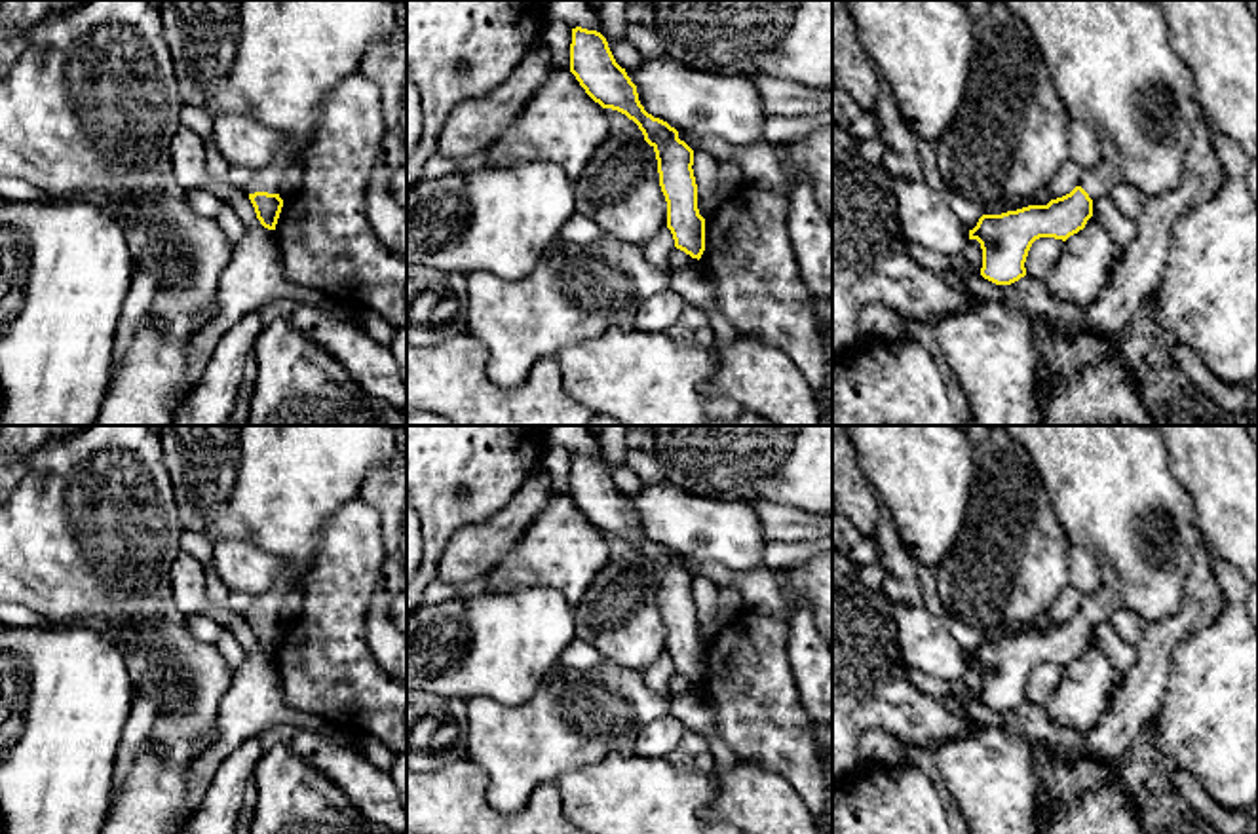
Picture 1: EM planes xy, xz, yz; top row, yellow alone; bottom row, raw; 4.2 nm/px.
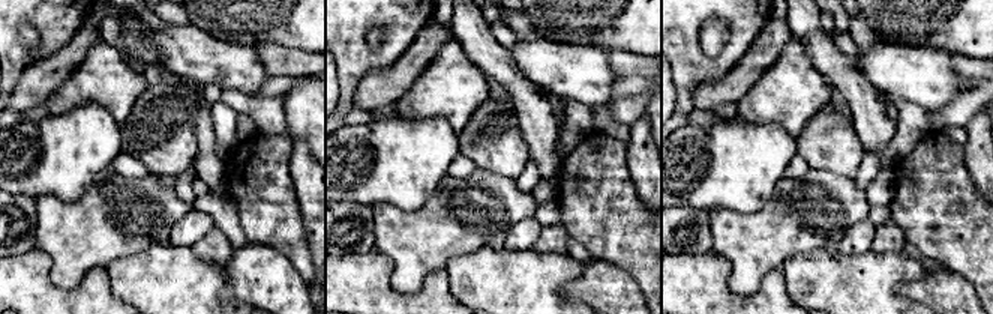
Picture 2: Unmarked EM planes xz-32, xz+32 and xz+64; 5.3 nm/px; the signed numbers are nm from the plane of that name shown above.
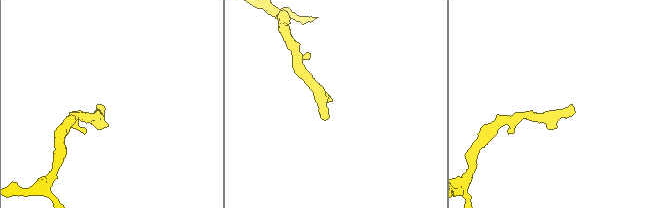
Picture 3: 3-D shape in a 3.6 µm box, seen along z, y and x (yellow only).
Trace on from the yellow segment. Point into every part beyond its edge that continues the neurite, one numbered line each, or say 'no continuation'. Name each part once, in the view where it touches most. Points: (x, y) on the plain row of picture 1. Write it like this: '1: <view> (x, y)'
1: xy (272, 485)

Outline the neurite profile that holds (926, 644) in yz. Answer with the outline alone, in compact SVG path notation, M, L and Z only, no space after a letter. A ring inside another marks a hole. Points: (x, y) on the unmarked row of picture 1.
M895 602L893 619L897 644L906 669L941 678L948 684L962 682L969 655L950 635L946 619L935 617L924 606Z

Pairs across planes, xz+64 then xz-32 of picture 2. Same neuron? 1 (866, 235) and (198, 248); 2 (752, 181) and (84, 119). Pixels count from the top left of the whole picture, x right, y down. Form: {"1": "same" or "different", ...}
{"1": "different", "2": "same"}

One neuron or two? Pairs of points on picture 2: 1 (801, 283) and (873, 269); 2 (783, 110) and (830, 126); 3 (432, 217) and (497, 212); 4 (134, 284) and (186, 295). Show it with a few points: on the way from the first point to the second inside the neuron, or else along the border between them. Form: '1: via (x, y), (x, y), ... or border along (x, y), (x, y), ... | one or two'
1: via (819, 283), (855, 283) | one
2: border along (833, 93), (833, 99), (809, 120), (795, 138) | two
3: via (449, 217), (480, 217) | one
4: via (147, 284), (173, 286) | one

